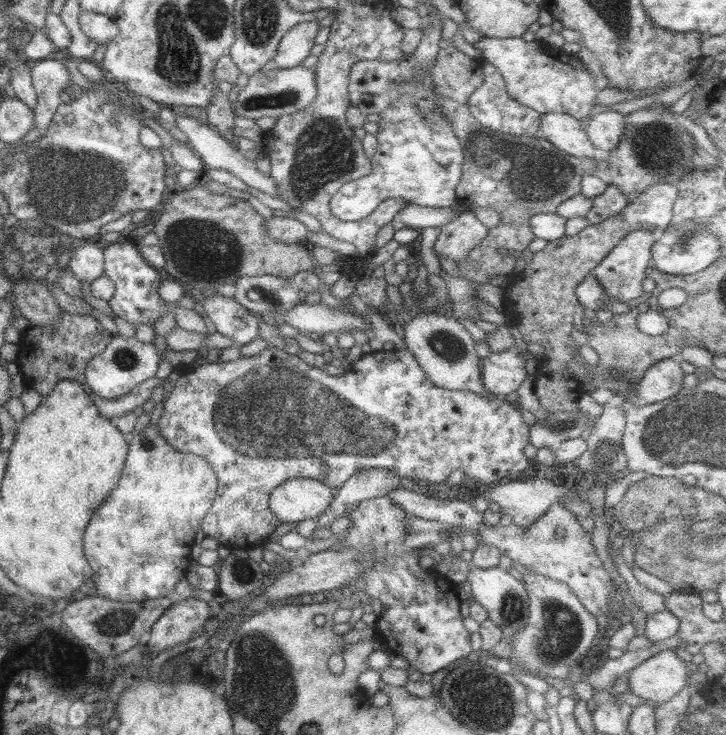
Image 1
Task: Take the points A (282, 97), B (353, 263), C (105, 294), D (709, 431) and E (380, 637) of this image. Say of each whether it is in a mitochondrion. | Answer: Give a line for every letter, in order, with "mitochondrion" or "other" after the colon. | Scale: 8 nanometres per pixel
A: mitochondrion
B: other
C: other
D: mitochondrion
E: other

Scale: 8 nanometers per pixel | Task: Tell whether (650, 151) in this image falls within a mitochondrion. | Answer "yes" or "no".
yes

